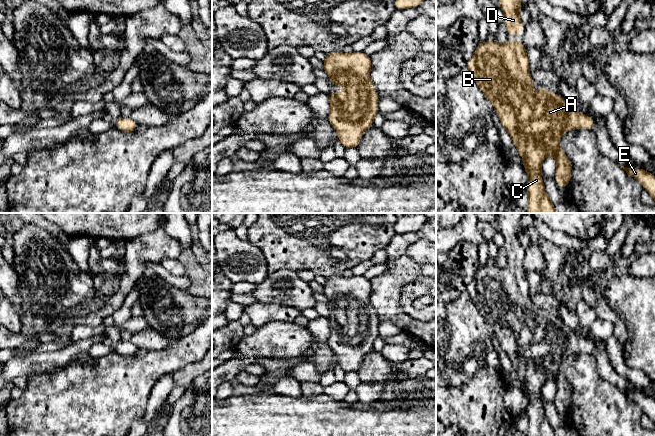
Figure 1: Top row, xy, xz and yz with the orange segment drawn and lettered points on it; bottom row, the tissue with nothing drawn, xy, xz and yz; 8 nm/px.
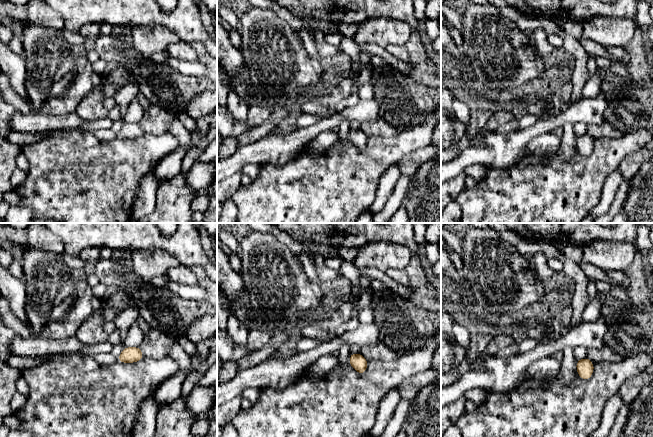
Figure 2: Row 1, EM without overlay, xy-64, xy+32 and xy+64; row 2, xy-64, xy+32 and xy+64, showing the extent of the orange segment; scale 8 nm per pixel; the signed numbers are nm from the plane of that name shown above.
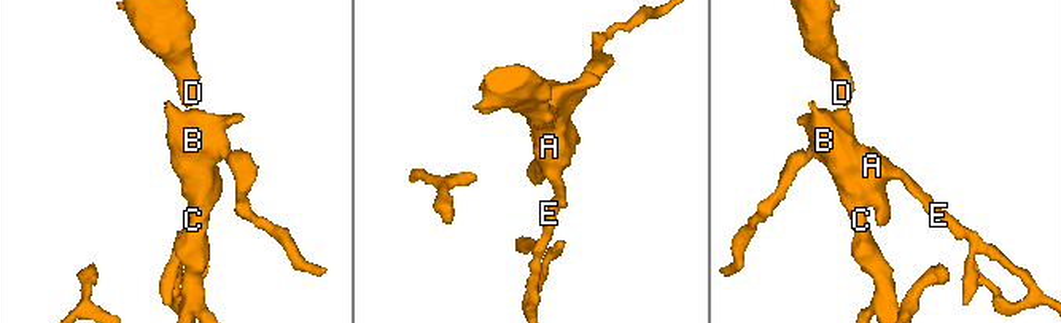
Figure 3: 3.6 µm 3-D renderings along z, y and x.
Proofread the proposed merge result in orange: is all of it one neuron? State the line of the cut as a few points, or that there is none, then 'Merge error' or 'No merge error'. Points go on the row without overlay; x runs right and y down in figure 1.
No split. No merge error

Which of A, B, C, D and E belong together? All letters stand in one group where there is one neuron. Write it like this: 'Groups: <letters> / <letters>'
Groups: A B C D E

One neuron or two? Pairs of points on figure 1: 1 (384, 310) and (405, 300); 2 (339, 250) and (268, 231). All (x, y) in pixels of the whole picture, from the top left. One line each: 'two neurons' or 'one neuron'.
1: two neurons
2: one neuron

